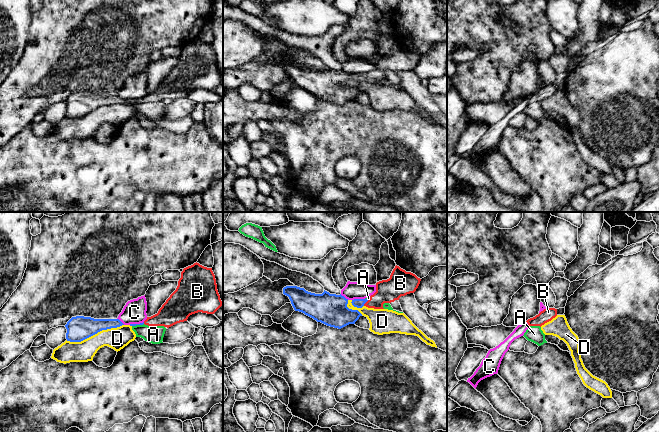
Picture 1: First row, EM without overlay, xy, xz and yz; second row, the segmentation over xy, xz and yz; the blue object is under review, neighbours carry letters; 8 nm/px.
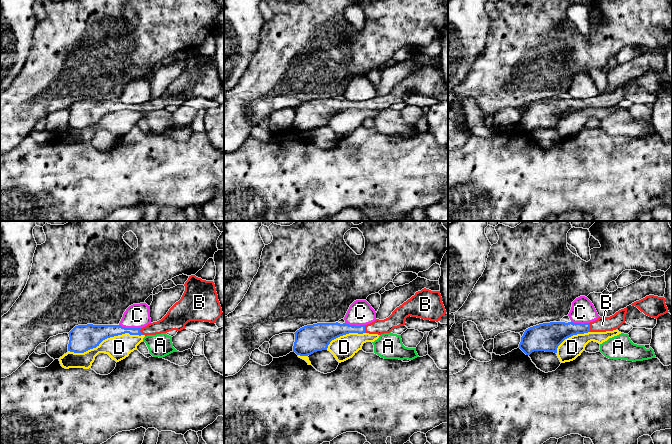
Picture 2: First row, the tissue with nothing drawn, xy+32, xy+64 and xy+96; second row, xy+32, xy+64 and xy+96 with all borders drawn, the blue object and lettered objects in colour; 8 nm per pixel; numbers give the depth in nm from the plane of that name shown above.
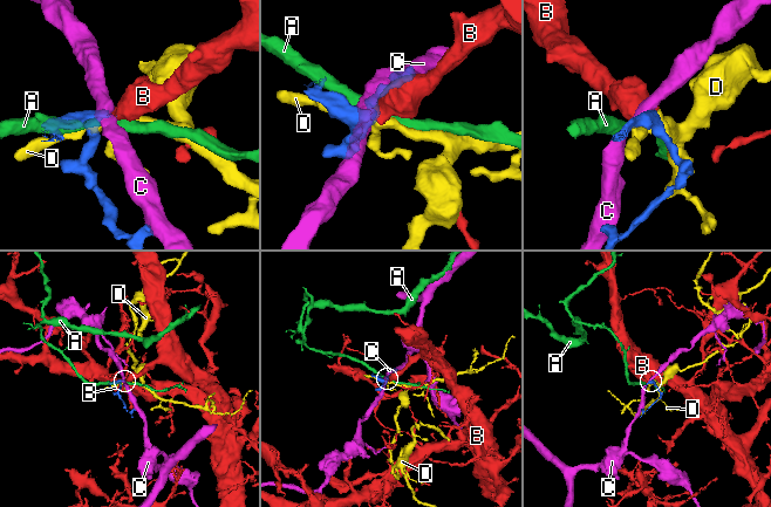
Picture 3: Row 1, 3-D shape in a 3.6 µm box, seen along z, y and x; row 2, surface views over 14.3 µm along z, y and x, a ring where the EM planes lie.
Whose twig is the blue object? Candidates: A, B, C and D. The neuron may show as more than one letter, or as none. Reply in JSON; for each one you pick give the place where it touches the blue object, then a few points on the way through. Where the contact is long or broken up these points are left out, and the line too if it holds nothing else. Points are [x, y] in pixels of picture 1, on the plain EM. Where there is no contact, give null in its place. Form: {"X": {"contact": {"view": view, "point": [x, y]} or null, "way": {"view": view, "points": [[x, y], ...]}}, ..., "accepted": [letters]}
{"B": {"contact": {"view": "xz", "point": [365, 78]}, "way": {"view": "xz", "points": [[359, 79], [365, 78], [374, 78], [387, 67]]}}, "accepted": ["B"]}

